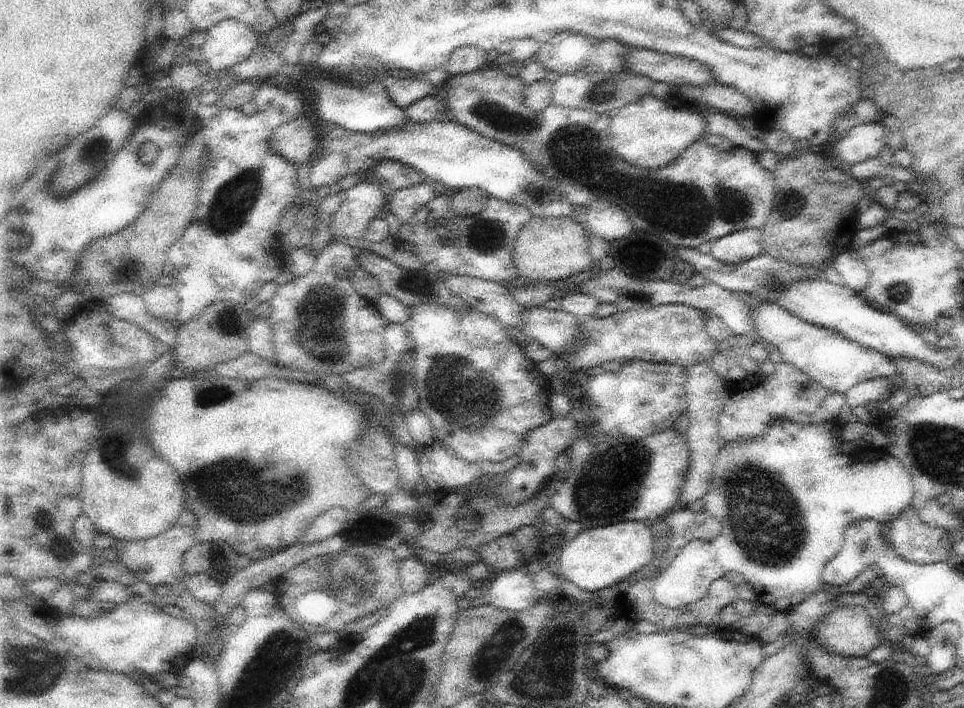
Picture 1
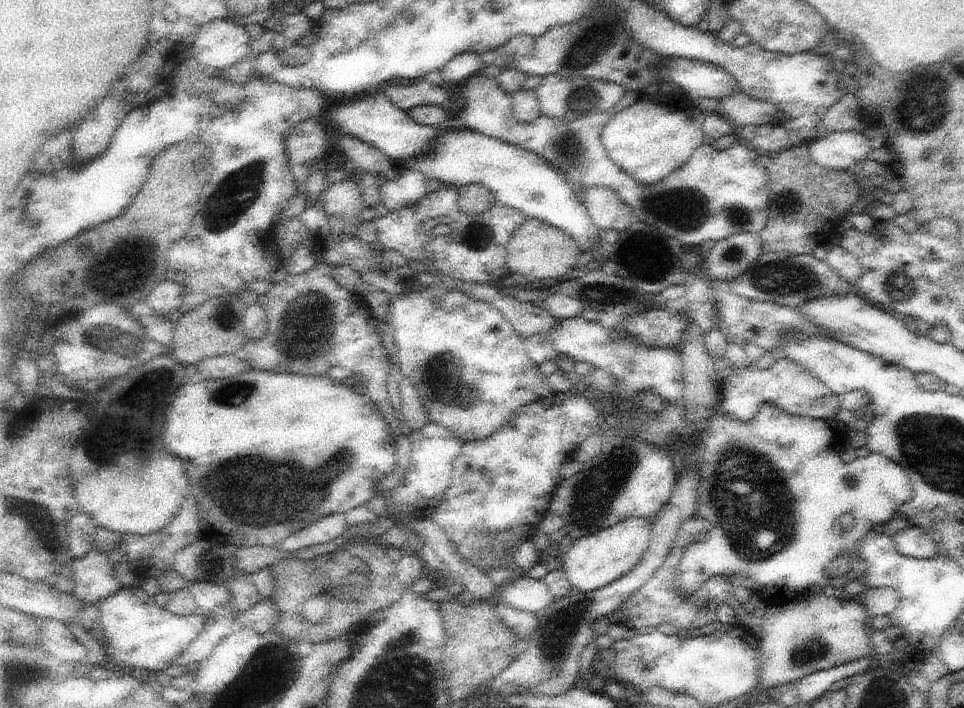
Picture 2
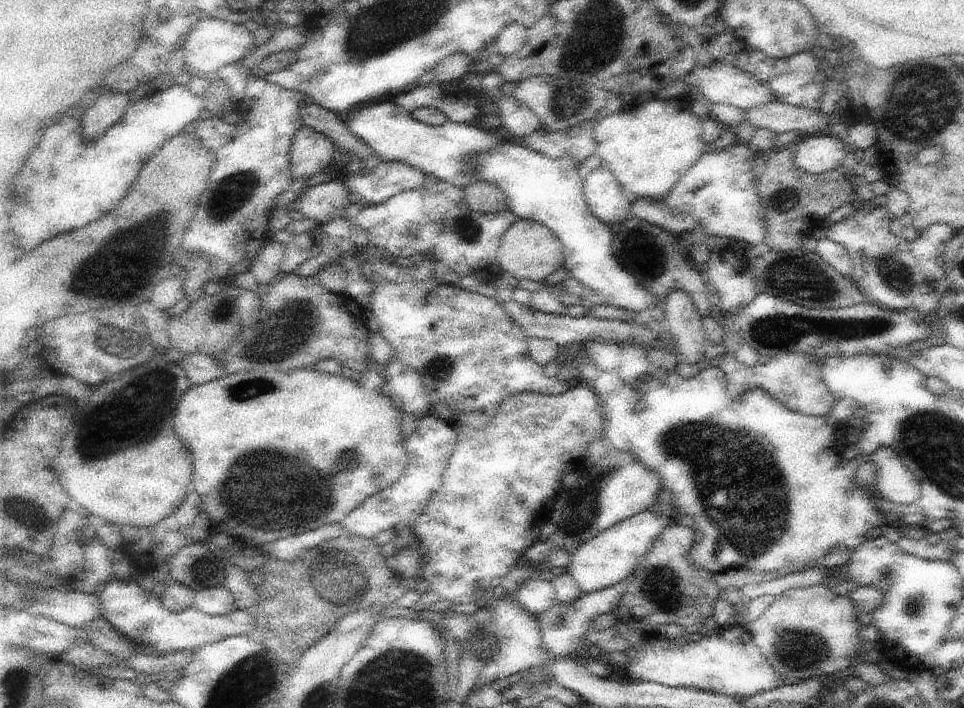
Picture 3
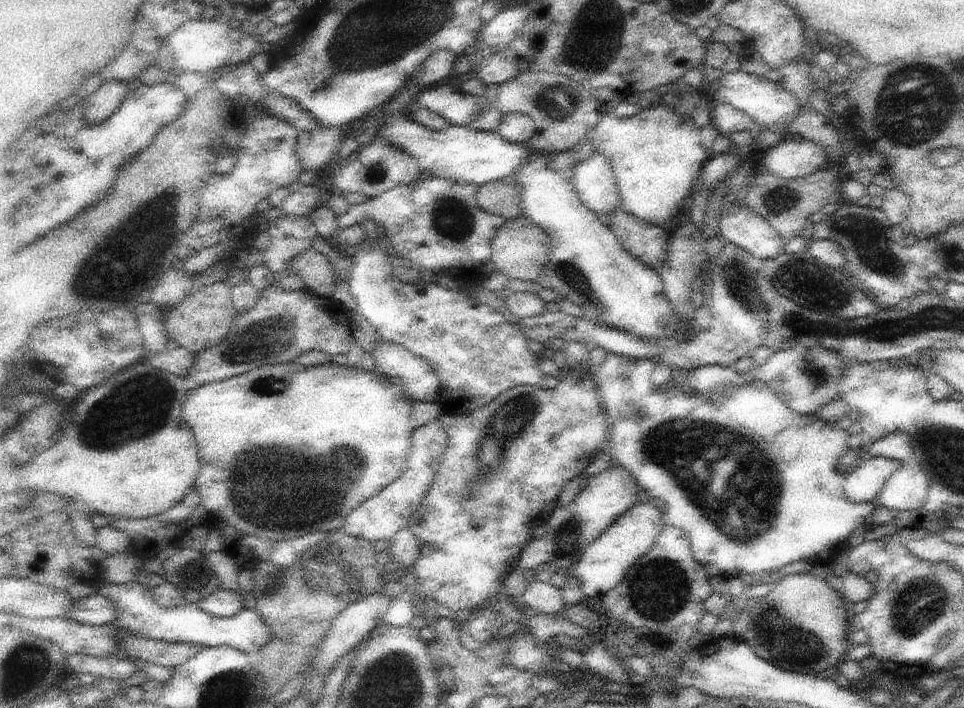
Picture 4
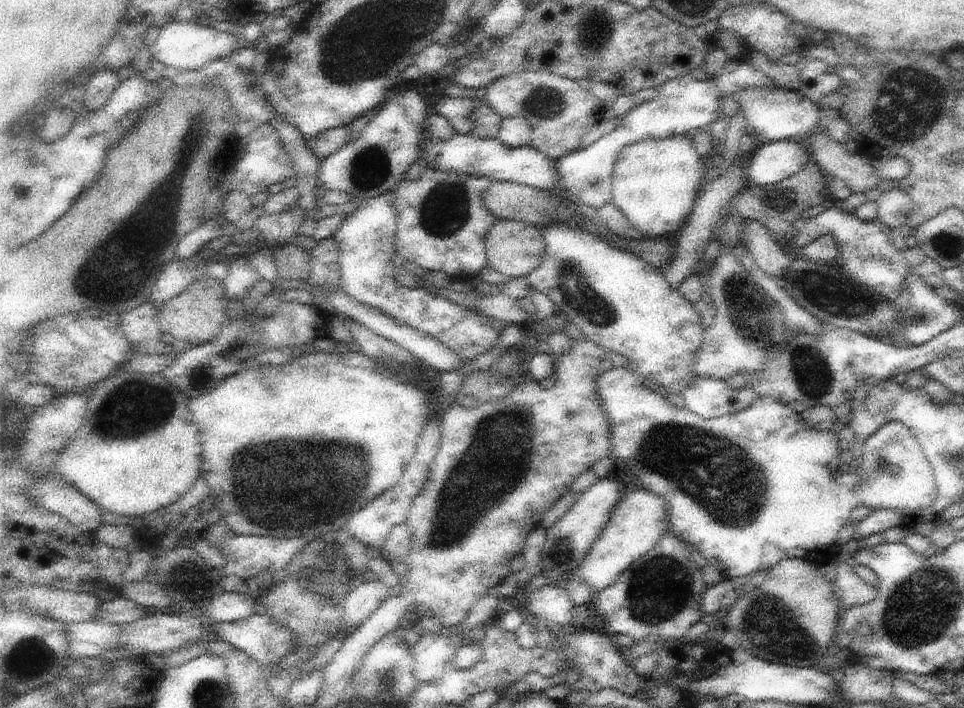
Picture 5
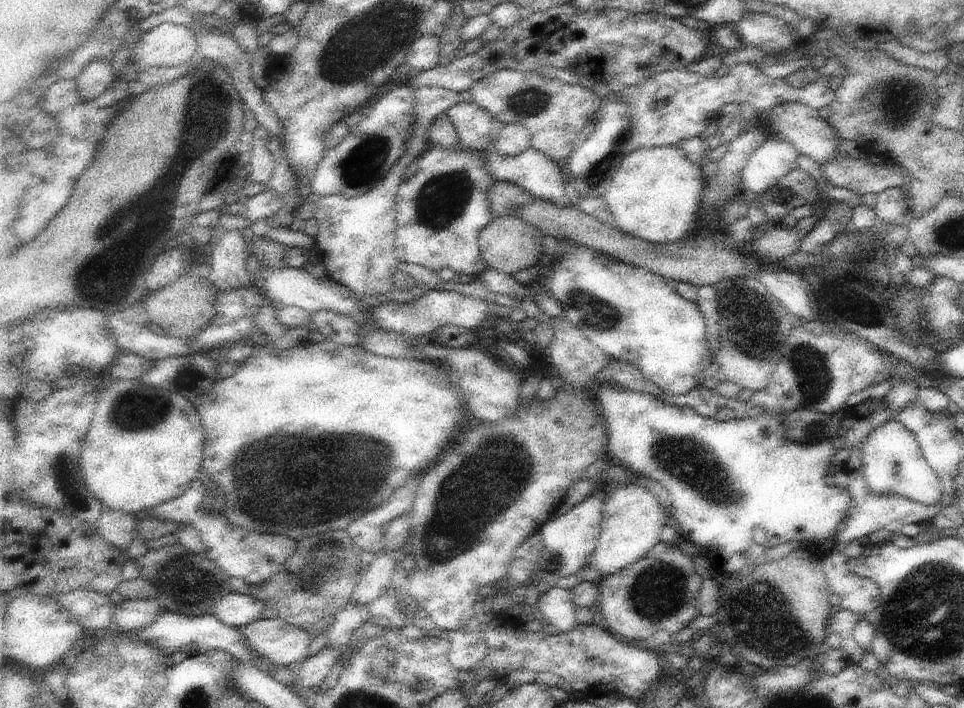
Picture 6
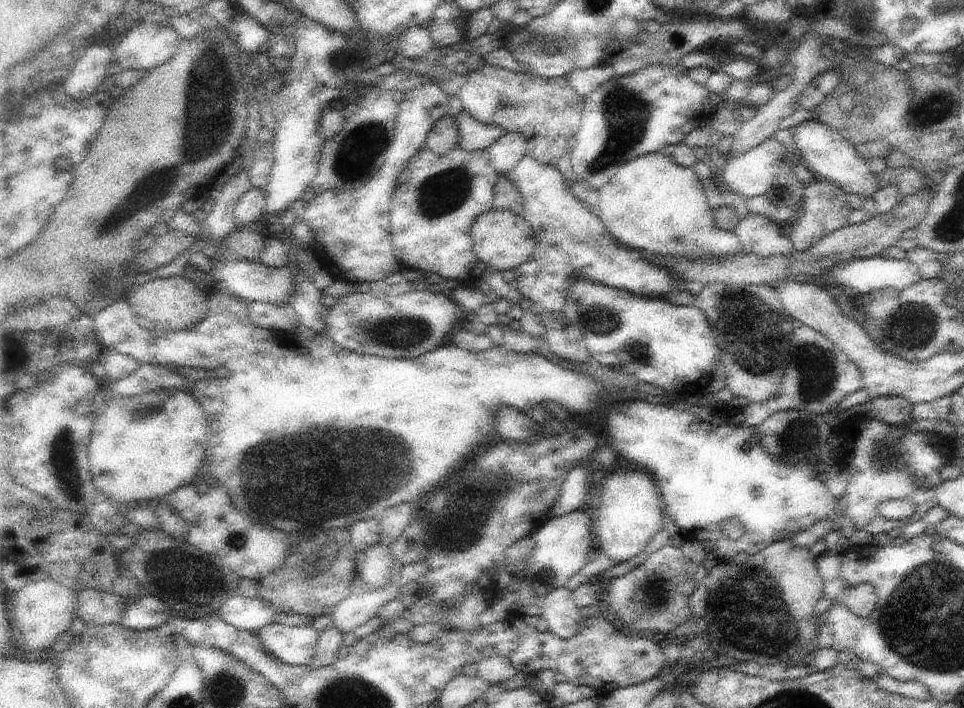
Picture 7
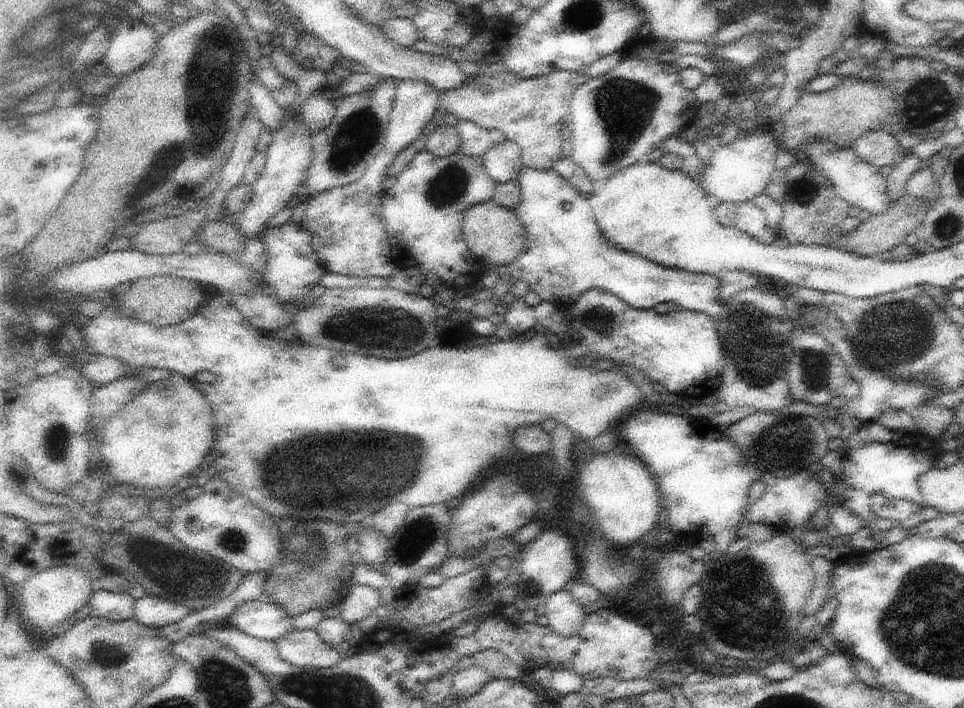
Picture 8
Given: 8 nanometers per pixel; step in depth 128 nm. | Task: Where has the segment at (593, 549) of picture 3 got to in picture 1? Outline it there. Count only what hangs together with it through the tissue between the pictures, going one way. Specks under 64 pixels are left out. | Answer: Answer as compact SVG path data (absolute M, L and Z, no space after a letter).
M620 521L606 526L590 527L556 551L549 564L562 580L571 580L586 591L601 591L638 572L653 560L655 538L647 523Z

